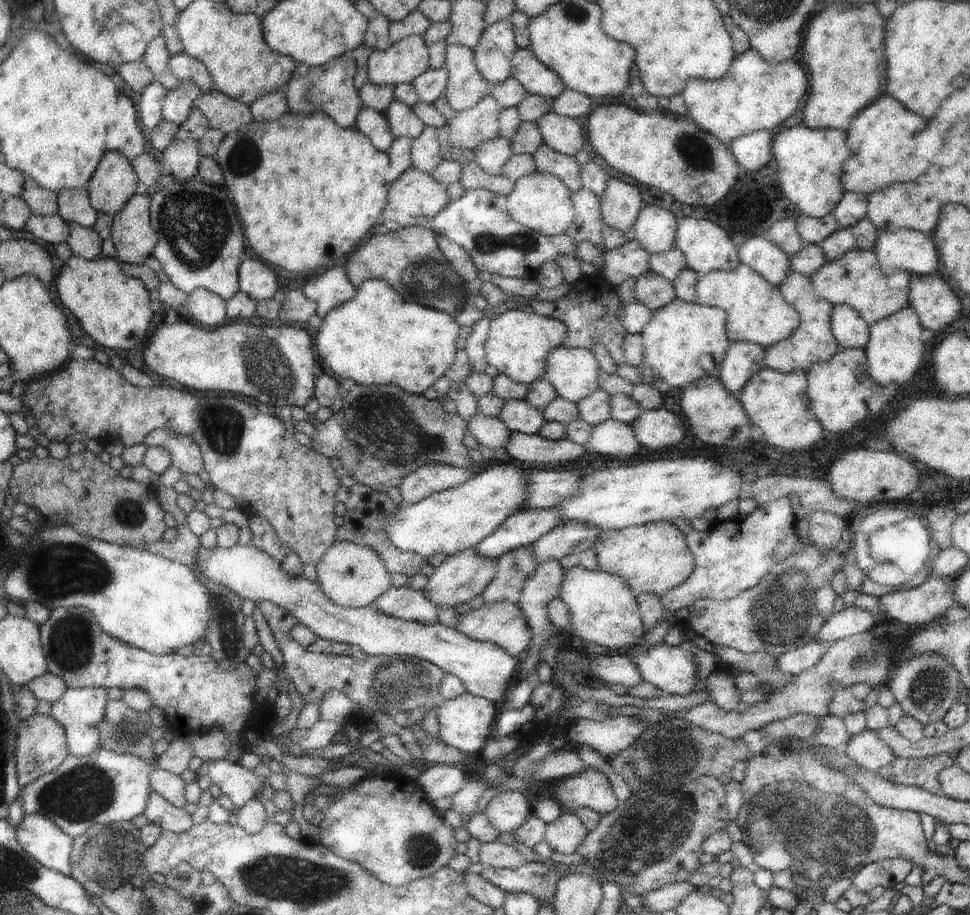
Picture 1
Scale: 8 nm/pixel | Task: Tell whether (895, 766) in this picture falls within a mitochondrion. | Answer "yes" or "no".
no

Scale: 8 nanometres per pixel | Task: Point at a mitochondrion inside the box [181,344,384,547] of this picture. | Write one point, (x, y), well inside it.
(221, 425)

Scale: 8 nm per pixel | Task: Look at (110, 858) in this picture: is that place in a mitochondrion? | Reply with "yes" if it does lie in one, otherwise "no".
yes

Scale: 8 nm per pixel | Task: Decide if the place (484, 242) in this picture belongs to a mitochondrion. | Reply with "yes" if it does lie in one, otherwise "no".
yes

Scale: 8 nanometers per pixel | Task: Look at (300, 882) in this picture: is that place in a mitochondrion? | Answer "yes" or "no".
yes

